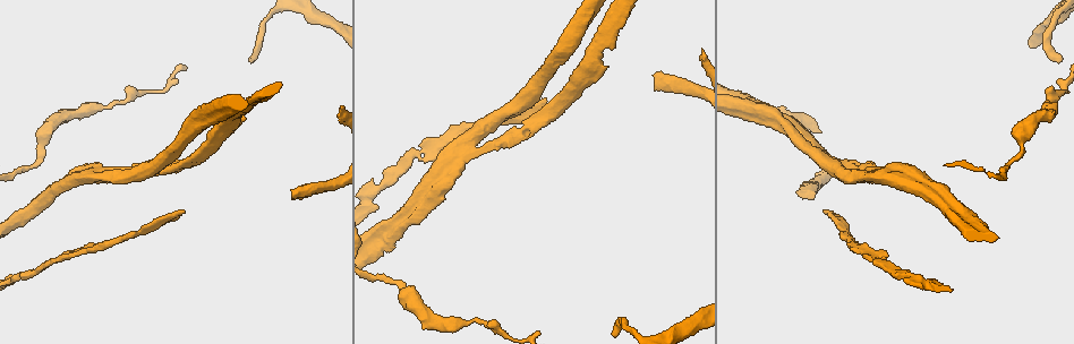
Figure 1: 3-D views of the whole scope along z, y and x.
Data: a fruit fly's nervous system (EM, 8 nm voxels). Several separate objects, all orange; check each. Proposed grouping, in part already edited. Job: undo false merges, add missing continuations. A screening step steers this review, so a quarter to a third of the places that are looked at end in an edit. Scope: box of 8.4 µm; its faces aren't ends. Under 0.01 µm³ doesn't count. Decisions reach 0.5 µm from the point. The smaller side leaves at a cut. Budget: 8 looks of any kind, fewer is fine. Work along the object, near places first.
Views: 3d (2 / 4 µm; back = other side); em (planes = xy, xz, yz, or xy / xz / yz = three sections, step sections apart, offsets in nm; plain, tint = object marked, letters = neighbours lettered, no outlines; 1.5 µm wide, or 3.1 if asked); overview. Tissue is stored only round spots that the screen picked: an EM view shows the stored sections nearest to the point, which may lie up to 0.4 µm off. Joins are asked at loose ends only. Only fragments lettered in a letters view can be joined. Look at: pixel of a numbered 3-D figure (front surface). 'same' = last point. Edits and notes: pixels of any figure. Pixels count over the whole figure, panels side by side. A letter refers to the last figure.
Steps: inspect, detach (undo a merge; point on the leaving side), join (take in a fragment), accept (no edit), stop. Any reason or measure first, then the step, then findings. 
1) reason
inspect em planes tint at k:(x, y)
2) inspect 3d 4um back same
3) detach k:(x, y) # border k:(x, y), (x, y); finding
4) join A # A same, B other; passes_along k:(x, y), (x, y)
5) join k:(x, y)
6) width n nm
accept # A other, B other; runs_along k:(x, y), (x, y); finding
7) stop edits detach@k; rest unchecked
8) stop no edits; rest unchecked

inspect em planes tint at 1:(83, 109)

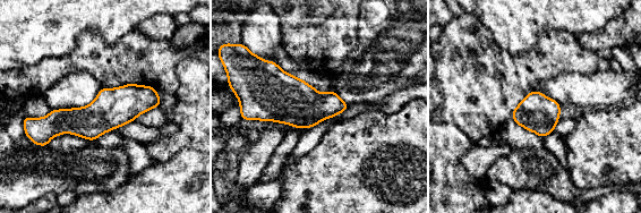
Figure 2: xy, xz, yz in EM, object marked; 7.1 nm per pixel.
see the neighbours
inspect em planes letters same

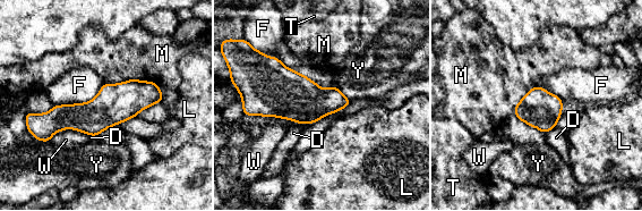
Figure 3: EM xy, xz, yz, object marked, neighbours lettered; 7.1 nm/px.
width 280 nm; longest_contact F 400 nm
accept # D other, F other, L other, M other, T other, W other, Y other; continuous, no second neuron

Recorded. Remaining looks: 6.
branch stops here
inspect 3d 2um at 1:(978, 218)

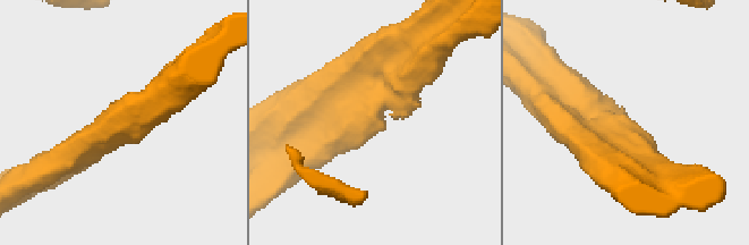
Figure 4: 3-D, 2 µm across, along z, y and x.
inspect em planes letters at 4:(381, 121)

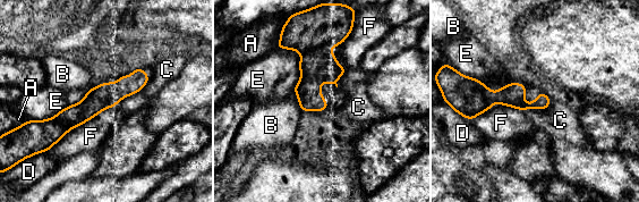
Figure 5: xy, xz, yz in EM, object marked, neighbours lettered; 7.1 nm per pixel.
longest_contact F 600 nm
detach 5:(315, 69) # A other, B other, C other, D other, E other, F other; part_leaving 5:(145, 77), (74, 116), (59, 116); a second neuron is stuck on

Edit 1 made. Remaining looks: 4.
thin end
inspect em yz step 4 letters at 1:(824, 209)

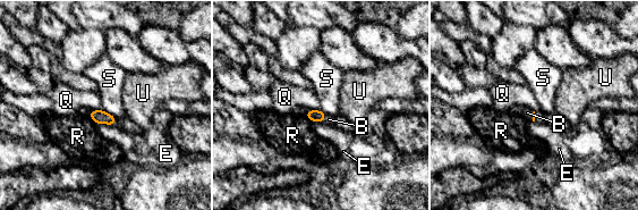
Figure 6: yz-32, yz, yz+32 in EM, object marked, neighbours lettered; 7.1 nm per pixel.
another direction
inspect em planes letters same

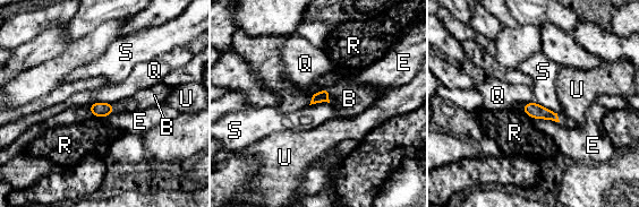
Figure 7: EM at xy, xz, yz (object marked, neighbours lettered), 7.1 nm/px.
width 80 nm
join B # B same, E other, Q other, R other, S other, U other; the neuron continues

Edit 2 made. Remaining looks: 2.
stop edits detach@5, join@7; rest unchecked

